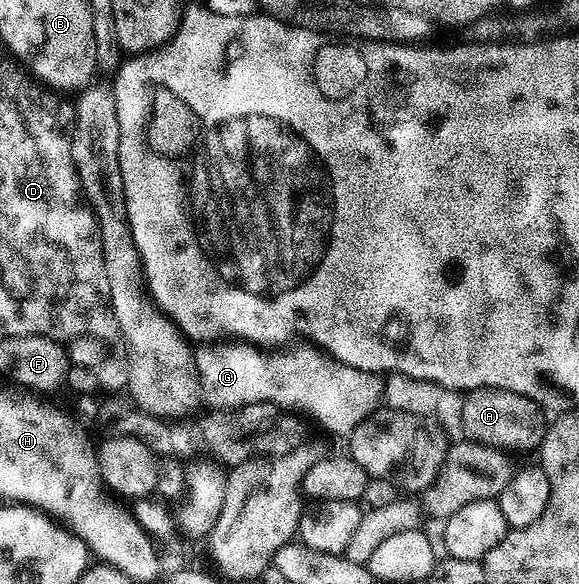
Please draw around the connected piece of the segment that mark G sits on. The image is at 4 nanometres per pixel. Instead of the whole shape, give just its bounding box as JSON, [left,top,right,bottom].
[196,343,383,435]

